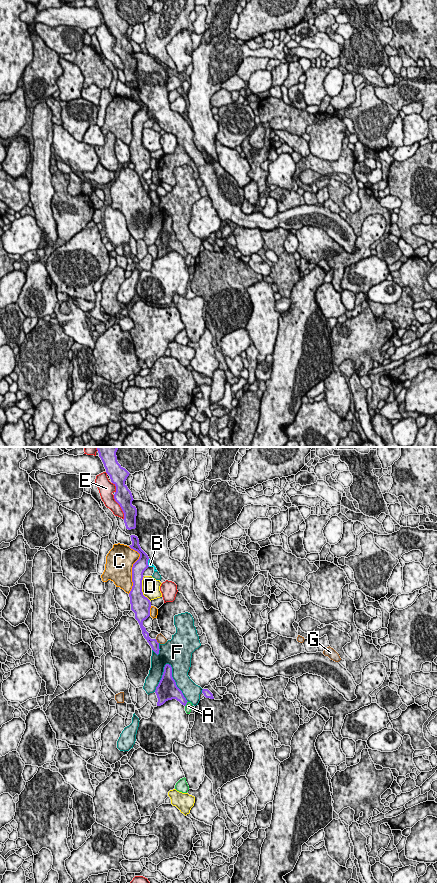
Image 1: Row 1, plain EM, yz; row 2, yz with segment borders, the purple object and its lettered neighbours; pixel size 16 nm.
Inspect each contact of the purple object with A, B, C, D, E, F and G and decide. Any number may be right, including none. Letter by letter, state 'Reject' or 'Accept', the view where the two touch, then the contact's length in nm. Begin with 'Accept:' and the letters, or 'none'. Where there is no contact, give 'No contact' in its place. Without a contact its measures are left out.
Accept: none
A: Reject. Touches purple in yz. Shared border 100 nm
B: Reject. Touches purple in yz. Shared border 130 nm
C: Reject. Touches purple in yz. Shared border 750 nm
D: Reject. Touches purple in yz. Shared border 420 nm
E: Reject. Touches purple in yz. Shared border 440 nm
F: Reject. Touches purple in yz. Shared border 700 nm
G: Reject. Touches purple in yz. Shared border 100 nm

